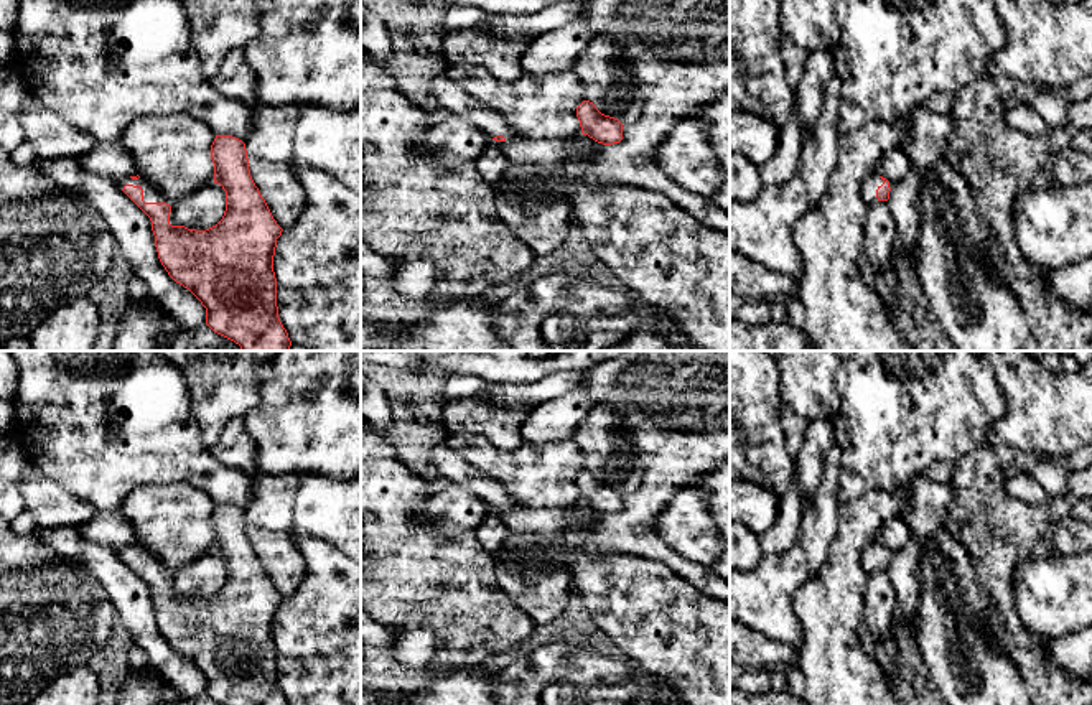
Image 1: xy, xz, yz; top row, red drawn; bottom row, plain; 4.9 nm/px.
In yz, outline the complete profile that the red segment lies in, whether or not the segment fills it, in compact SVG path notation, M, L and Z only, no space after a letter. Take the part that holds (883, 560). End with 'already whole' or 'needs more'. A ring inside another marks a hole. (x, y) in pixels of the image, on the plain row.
M880 542L871 544L863 550L861 562L865 572L878 572L878 570L888 570L891 560L891 552L883 547Z | needs more

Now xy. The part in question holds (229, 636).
M216 504L211 514L214 552L226 560L222 588L196 600L180 595L173 577L142 545L117 549L119 557L150 586L158 628L168 644L188 657L206 677L206 693L221 705L288 705L278 687L273 624L282 596L255 555L245 512L232 504Z | needs more

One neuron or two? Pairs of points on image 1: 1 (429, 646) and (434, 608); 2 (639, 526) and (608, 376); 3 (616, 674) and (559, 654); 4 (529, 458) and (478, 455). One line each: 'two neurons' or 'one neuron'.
1: two neurons
2: one neuron
3: one neuron
4: one neuron

